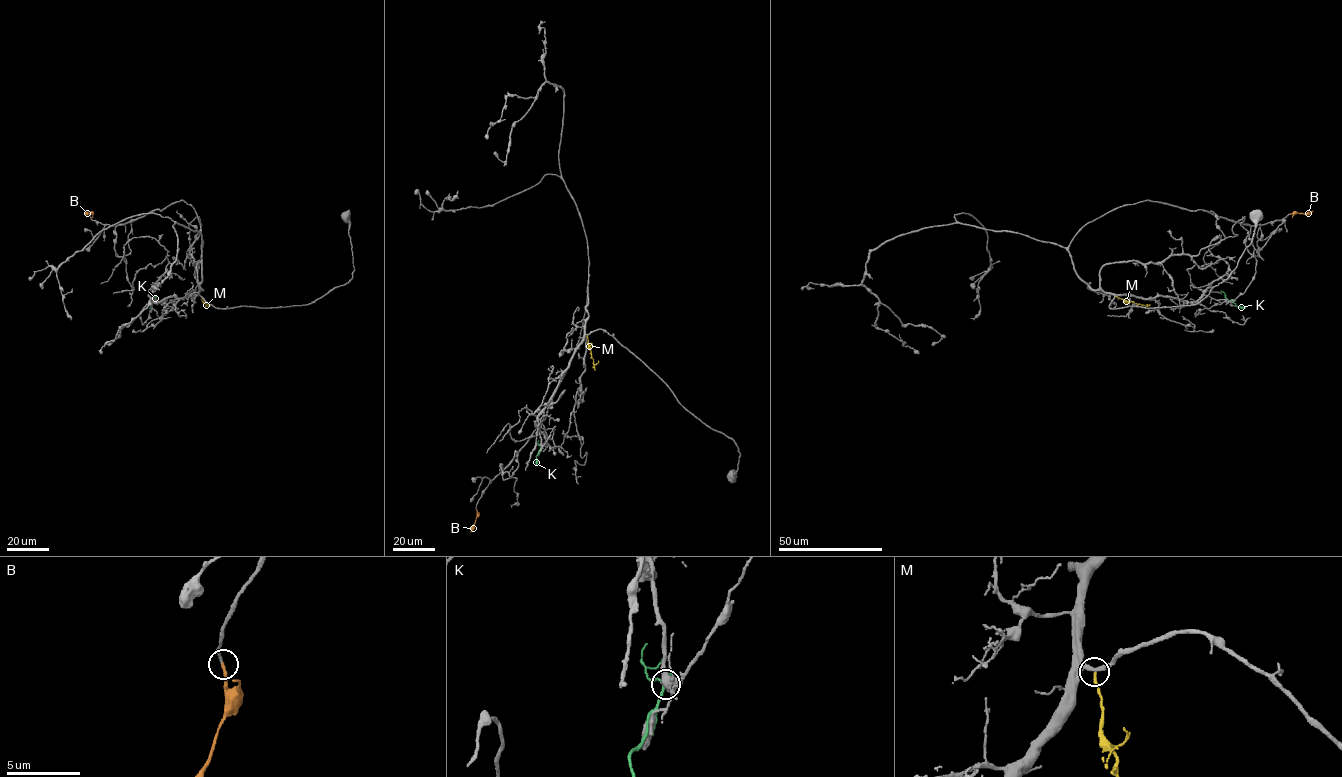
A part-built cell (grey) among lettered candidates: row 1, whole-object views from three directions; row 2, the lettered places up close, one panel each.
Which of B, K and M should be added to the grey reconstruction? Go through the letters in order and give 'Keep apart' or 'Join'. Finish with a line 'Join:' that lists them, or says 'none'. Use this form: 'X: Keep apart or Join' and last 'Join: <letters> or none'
B: Join
K: Keep apart
M: Keep apart
Join: B

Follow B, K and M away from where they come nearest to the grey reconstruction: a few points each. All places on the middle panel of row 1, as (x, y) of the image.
B: (476, 509), (471, 532)
K: (541, 446), (535, 465)
M: (587, 335), (593, 364), (598, 360)

